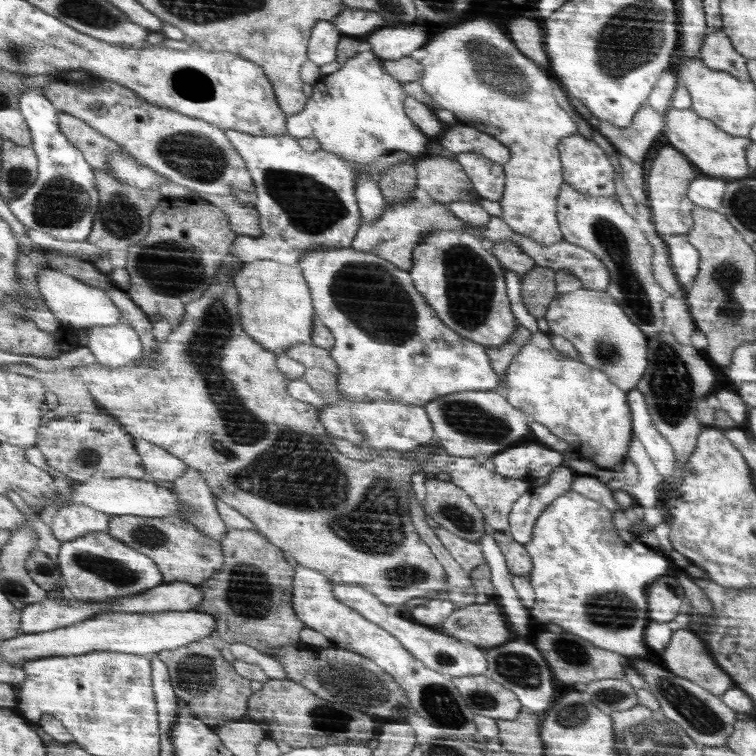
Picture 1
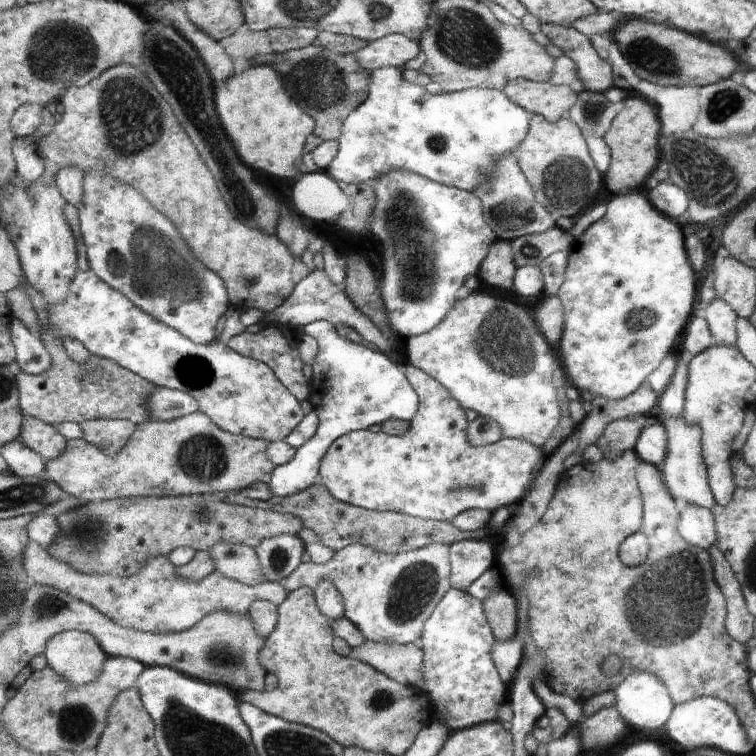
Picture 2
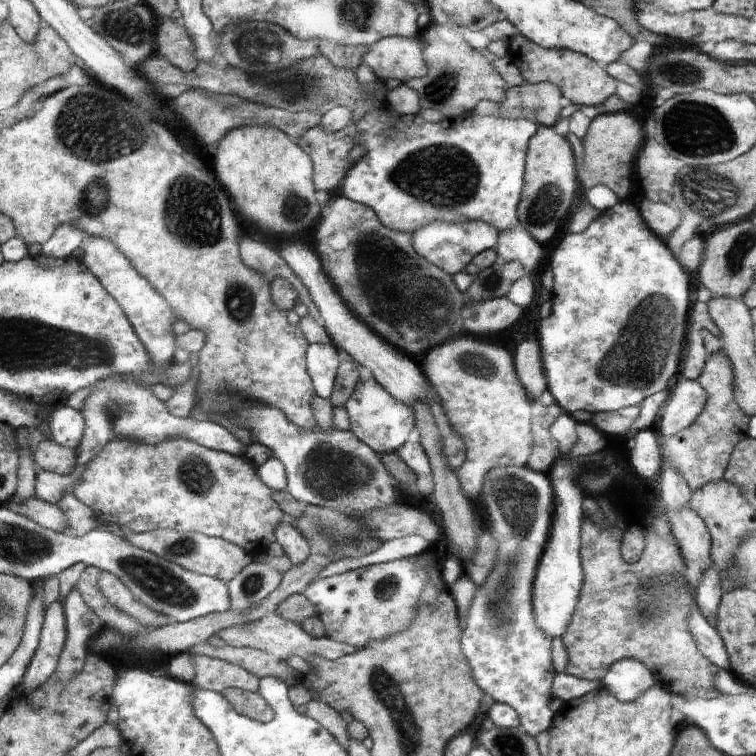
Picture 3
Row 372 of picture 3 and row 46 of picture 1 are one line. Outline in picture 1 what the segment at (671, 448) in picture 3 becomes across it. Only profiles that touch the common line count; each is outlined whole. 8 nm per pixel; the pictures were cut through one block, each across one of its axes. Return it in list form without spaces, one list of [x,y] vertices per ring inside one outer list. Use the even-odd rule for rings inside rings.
[[[723,29],[707,32],[700,47],[702,62],[714,70],[730,73],[741,81],[750,81],[747,59],[730,42]]]

